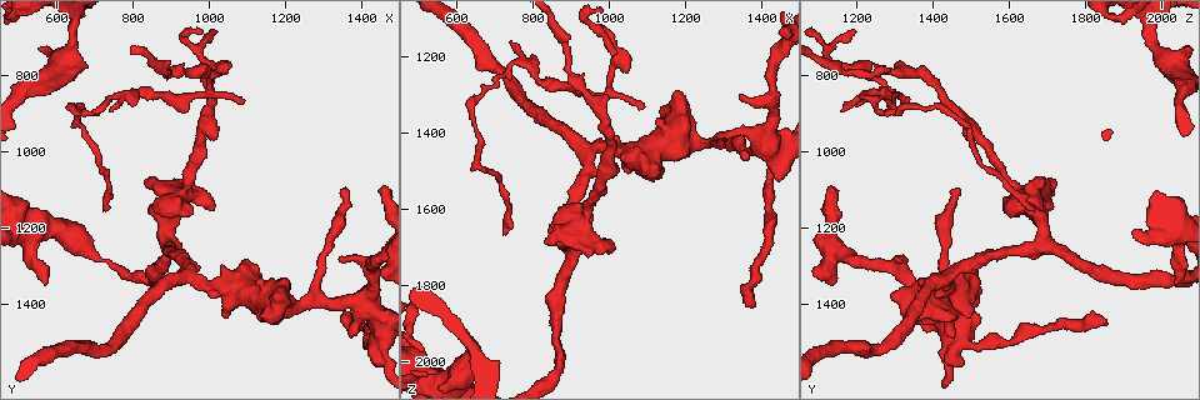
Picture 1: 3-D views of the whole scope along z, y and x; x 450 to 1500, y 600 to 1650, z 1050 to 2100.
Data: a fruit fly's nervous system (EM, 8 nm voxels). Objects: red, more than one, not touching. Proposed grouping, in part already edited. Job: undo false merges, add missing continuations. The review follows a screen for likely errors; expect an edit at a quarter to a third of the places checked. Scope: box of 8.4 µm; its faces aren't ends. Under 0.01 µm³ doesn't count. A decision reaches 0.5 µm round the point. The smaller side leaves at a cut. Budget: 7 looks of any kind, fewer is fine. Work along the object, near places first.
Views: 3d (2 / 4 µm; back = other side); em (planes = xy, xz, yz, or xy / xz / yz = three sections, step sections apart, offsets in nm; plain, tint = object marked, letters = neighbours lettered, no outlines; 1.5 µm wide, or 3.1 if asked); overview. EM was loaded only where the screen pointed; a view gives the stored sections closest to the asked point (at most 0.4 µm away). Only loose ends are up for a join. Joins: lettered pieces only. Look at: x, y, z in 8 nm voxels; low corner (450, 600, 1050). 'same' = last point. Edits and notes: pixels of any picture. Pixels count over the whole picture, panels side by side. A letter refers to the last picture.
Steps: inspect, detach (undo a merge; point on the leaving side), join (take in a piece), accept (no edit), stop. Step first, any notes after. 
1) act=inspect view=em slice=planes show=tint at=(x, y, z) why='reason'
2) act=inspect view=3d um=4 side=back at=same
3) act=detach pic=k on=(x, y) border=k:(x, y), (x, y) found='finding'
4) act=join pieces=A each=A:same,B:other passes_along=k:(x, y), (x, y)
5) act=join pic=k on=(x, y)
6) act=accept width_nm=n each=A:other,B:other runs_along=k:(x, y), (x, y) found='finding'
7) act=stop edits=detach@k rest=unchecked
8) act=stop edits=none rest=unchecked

act=inspect view=em slice=xy step=4 show=letters at=(1085, 865, 1330) why='tapers out'

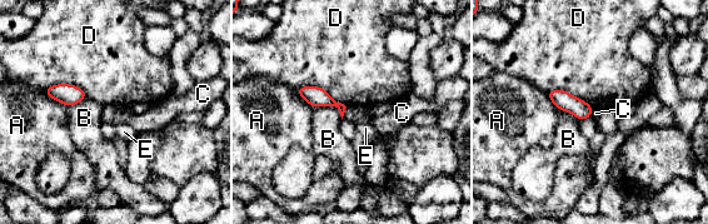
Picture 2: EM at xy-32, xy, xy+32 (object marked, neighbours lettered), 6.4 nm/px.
act=inspect view=em slice=planes show=letters at=same

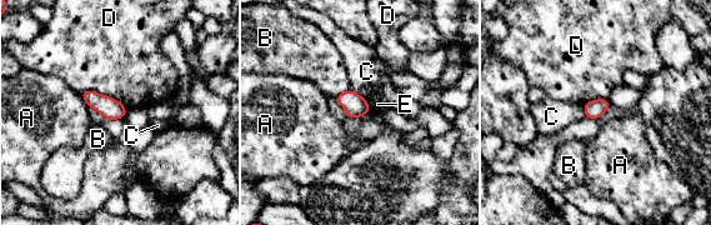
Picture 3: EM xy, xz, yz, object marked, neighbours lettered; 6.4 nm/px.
act=accept longest_contact=D:320nm each=A:other,B:other,C:other,D:other,E:other border=3:(80, 93), (95, 90), (128, 109) found='no lettered piece goes on from it'

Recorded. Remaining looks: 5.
act=inspect view=3d um=2 at=(725, 1150, 1660) why='tapers out'

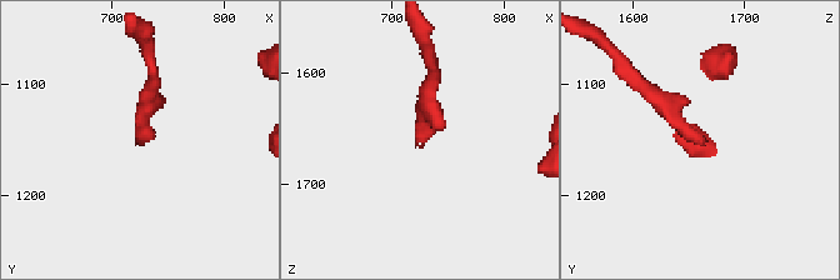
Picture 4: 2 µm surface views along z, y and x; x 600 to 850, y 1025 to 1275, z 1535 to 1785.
act=inspect view=em slice=yz step=8 show=tint at=(724, 1148, 1666) why='shape alone is not enough'

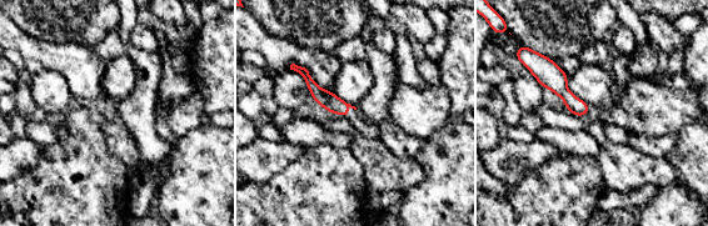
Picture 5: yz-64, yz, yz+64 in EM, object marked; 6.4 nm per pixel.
act=inspect view=em slice=planes show=letters at=same

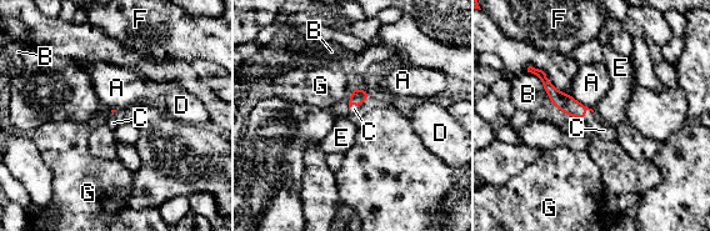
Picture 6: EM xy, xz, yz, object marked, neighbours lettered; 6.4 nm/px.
act=join pieces=C each=A:other,B:other,C:same,D:other,E:other,F:other,G:other passes_along=6:(565, 103), (584, 115), (604, 130) found='the neuron continues'

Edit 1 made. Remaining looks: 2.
act=inspect view=overview

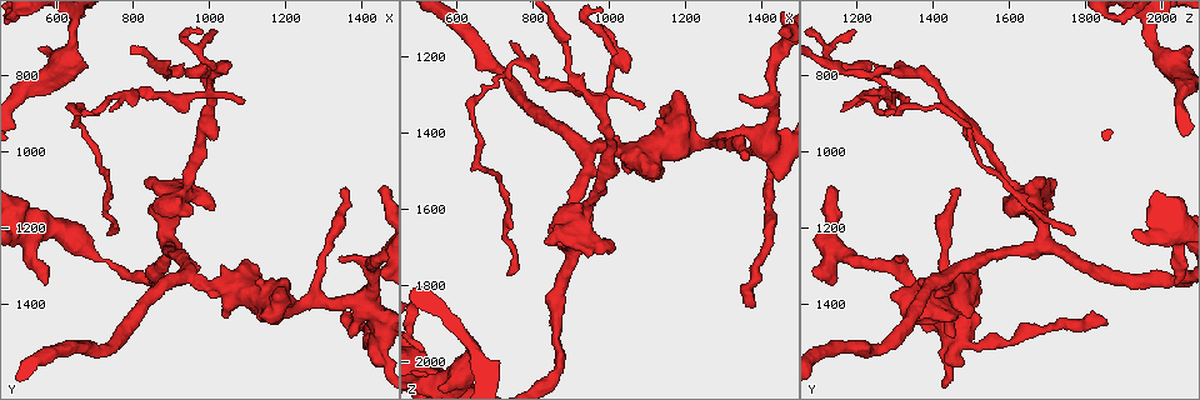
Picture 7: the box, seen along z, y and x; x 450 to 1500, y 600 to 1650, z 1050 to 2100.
act=inspect view=em slice=planes show=letters at=(570, 1350, 2040) why='free end'

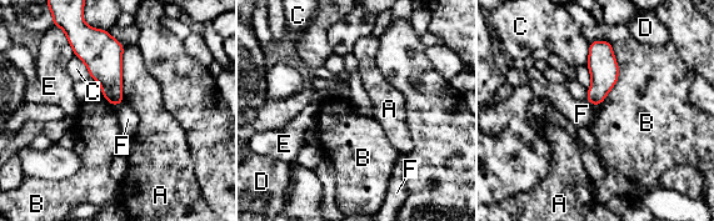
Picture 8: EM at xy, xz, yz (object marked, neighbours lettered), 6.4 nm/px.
act=accept each=A:other,B:other,C:other,D:other,E:other,F:other border=8:(613, 44), (618, 80), (598, 106) found='none of them fits'

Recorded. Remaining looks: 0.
act=stop edits=join@6 rest=unchecked

